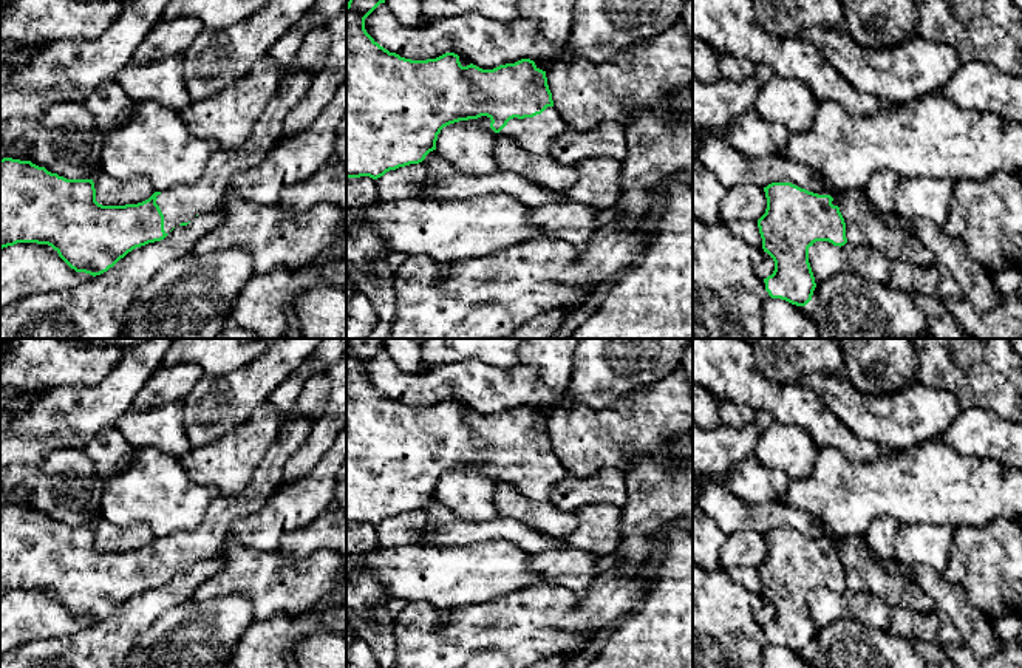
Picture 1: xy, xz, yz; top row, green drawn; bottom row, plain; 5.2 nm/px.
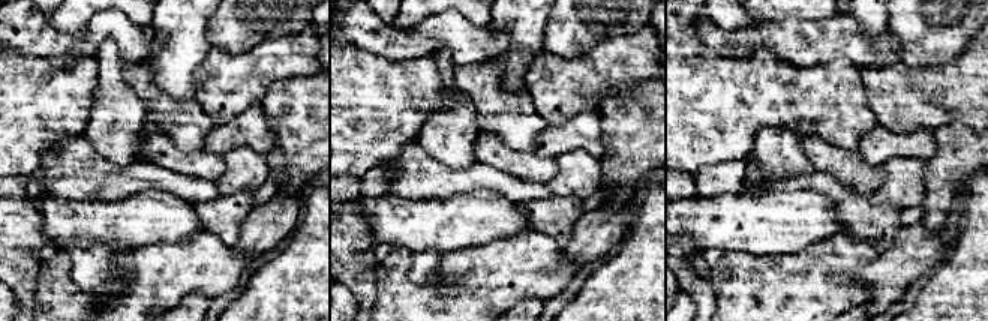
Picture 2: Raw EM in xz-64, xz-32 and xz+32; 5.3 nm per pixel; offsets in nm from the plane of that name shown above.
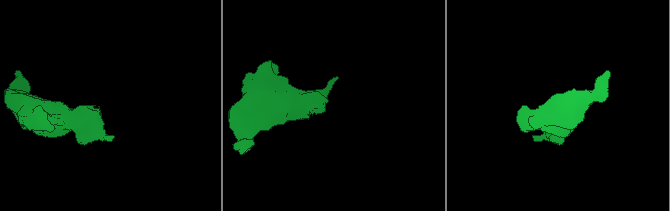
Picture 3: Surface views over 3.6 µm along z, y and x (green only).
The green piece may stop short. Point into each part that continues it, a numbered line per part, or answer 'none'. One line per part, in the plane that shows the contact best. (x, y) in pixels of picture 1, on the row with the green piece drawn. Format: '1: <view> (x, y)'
1: xz (537, 133)

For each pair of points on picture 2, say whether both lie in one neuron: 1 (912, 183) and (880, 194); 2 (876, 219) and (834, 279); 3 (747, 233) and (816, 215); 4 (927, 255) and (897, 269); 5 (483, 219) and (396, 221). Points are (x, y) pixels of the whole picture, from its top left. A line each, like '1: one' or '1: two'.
1: one
2: two
3: one
4: one
5: one

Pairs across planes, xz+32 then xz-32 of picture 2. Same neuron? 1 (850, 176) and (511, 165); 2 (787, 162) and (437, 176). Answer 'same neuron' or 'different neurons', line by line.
1: same neuron
2: different neurons

